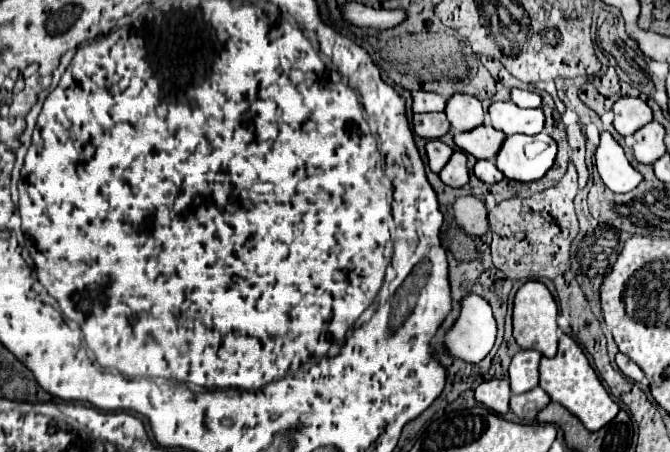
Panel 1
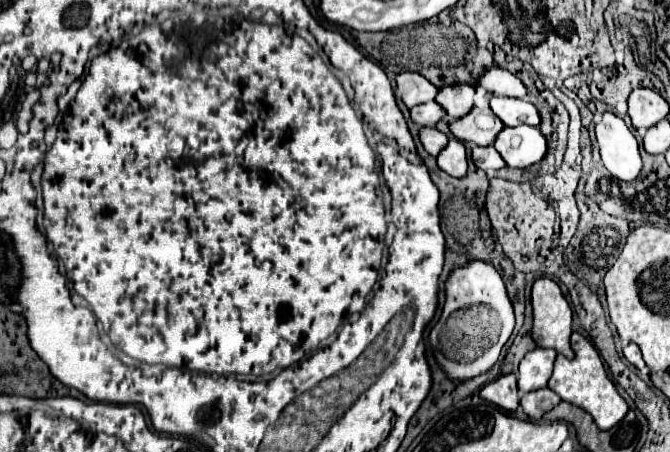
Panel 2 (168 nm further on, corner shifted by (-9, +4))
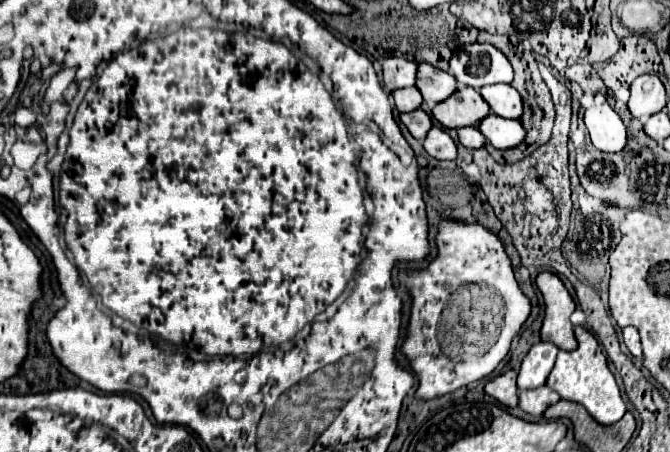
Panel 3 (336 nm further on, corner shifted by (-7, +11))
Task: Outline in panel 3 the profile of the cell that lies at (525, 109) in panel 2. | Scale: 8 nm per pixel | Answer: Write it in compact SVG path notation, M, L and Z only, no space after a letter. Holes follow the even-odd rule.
M507 84L483 86L481 96L491 106L493 114L501 118L519 120L523 116L523 98L513 86L507 86Z

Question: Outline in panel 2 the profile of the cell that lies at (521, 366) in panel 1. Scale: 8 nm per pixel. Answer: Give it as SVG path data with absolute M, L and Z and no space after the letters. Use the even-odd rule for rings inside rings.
M537 347L529 351L519 365L519 391L529 393L533 389L547 387L555 357L557 357L555 349Z

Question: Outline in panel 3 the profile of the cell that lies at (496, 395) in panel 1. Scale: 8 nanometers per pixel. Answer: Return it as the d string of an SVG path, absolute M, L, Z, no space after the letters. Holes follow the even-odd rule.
M507 370L505 374L489 380L485 384L485 392L495 398L497 402L501 402L503 406L515 408L517 406L517 384L515 384L517 372L515 370Z

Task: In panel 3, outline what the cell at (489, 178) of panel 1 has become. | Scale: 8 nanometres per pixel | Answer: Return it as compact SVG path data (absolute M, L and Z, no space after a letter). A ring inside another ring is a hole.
M459 128L459 142L469 150L479 150L485 146L485 136L477 128Z

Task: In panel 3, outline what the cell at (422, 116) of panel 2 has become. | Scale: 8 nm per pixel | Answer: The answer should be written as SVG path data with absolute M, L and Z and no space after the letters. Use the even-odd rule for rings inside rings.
M403 88L393 92L393 98L399 112L413 112L423 104L423 96L417 92L417 88Z

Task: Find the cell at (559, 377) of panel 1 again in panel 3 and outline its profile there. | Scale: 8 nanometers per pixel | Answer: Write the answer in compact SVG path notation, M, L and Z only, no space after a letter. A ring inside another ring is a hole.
M583 326L575 328L575 338L579 342L577 350L573 350L573 352L559 350L557 362L555 362L555 366L547 378L547 386L553 388L561 398L583 404L587 408L587 412L599 424L609 426L609 424L621 420L623 414L627 412L625 402L623 402L621 392L619 392L619 386L615 382L615 376L607 368L607 358L603 354L603 348L599 346L597 338Z

